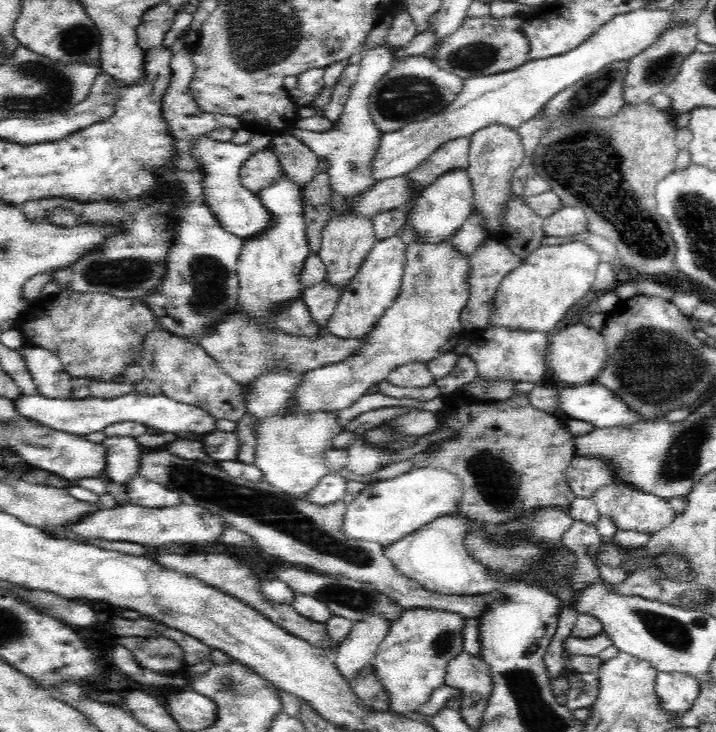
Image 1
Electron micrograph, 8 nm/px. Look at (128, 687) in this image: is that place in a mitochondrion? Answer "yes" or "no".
no

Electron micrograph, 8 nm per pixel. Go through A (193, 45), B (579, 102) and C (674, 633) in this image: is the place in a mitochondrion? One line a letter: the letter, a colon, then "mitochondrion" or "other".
A: other
B: mitochondrion
C: mitochondrion

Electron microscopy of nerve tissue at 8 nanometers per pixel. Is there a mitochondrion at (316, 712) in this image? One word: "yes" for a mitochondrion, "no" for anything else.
no

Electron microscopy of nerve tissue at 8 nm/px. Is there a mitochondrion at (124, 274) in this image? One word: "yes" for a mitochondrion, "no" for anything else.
yes

